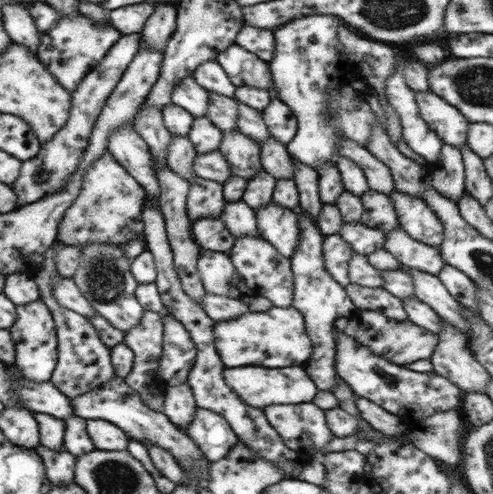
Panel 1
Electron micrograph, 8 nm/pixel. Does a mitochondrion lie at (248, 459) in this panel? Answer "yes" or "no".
no

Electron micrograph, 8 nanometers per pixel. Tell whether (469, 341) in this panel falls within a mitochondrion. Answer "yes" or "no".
no

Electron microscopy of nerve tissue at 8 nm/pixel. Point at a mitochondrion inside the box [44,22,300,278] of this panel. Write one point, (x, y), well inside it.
(88, 34)

